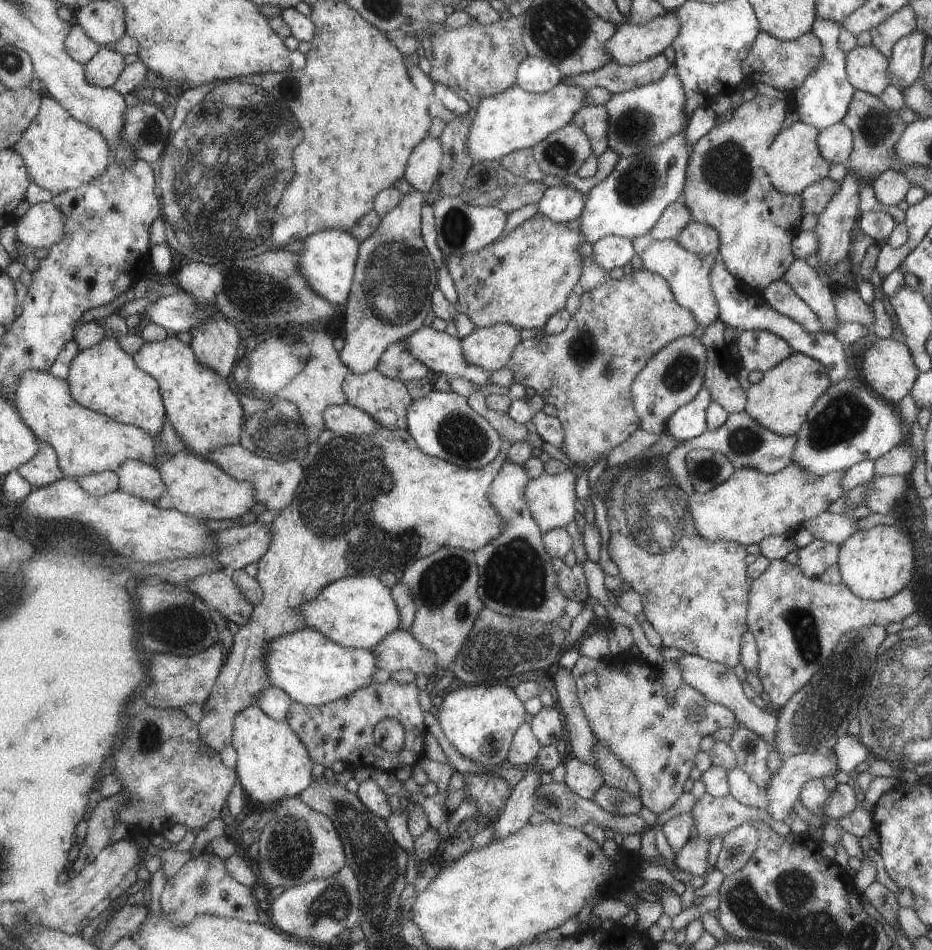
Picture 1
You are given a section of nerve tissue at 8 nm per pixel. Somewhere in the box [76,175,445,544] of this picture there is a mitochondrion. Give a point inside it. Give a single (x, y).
(395, 294)

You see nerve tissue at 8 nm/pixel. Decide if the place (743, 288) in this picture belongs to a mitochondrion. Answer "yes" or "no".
no

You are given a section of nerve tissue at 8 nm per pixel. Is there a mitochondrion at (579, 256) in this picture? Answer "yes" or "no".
no

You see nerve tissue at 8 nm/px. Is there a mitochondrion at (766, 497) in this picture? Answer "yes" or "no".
no

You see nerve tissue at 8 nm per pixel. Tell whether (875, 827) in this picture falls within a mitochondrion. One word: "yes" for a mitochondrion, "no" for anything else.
no

